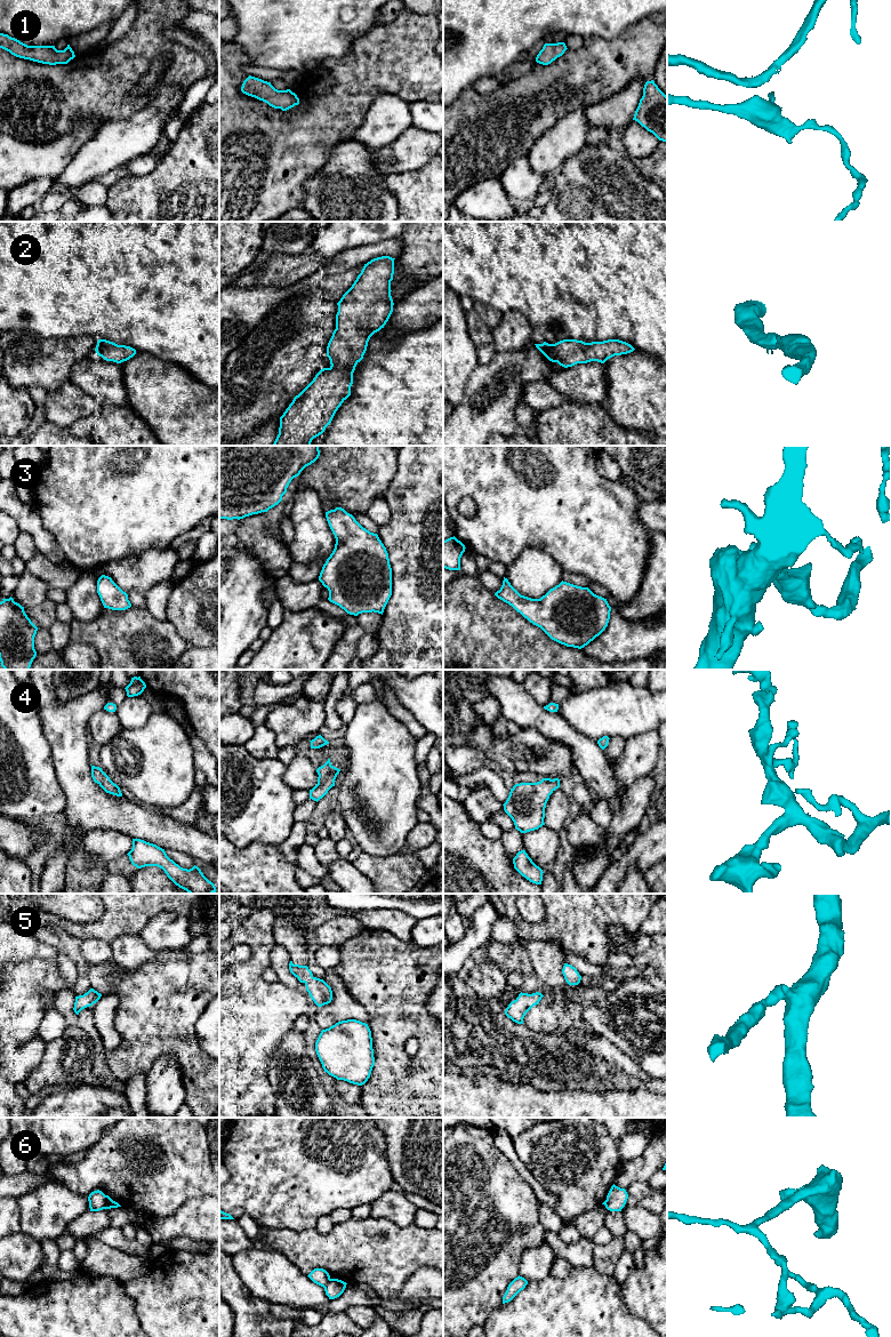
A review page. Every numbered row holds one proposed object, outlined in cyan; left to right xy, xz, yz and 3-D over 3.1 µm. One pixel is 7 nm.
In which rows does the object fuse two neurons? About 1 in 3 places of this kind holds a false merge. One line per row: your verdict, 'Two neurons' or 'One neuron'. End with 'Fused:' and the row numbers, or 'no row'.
1: One neuron
2: One neuron
3: One neuron
4: One neuron
5: One neuron
6: Two neurons
Fused: 6

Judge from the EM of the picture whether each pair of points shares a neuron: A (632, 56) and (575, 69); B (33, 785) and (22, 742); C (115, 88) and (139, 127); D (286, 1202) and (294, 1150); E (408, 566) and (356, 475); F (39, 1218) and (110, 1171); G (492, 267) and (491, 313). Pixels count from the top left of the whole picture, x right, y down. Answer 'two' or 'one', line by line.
A: one
B: one
C: two
D: one
E: two
F: two
G: two

